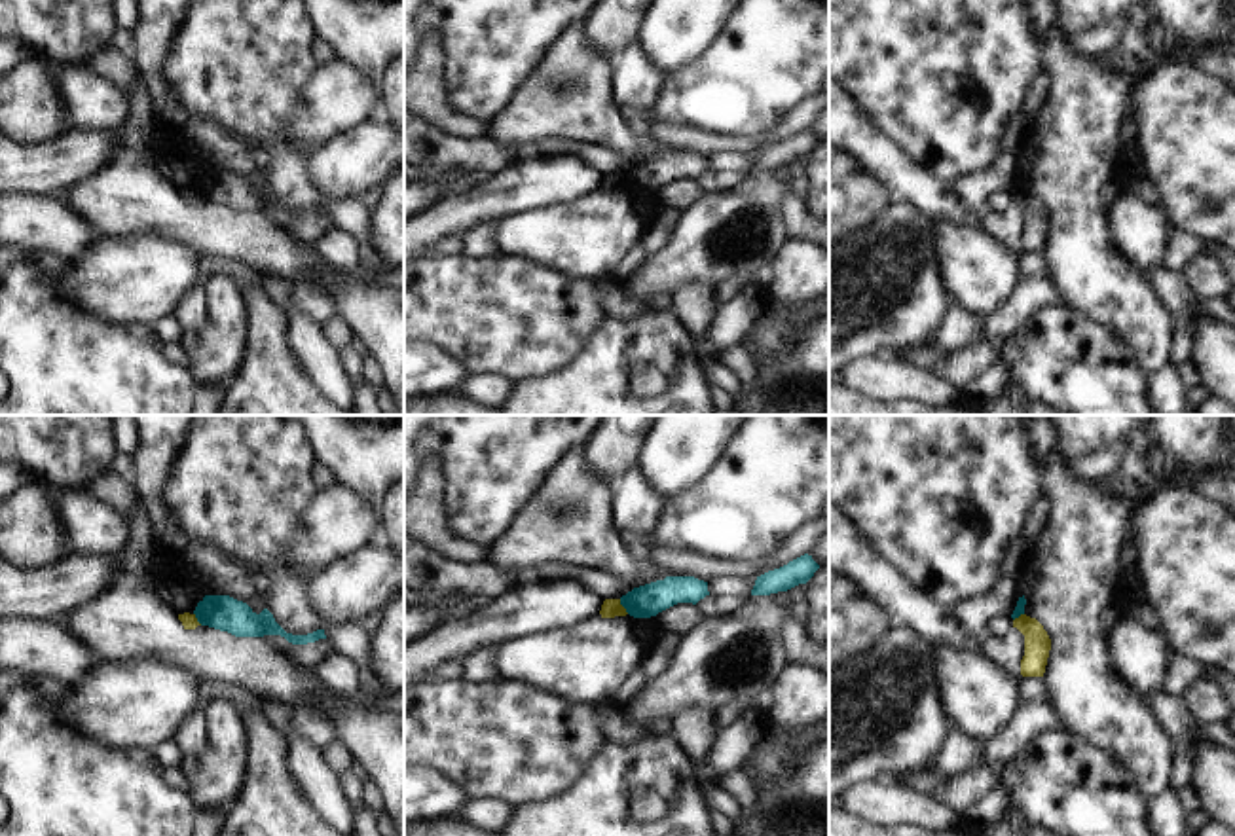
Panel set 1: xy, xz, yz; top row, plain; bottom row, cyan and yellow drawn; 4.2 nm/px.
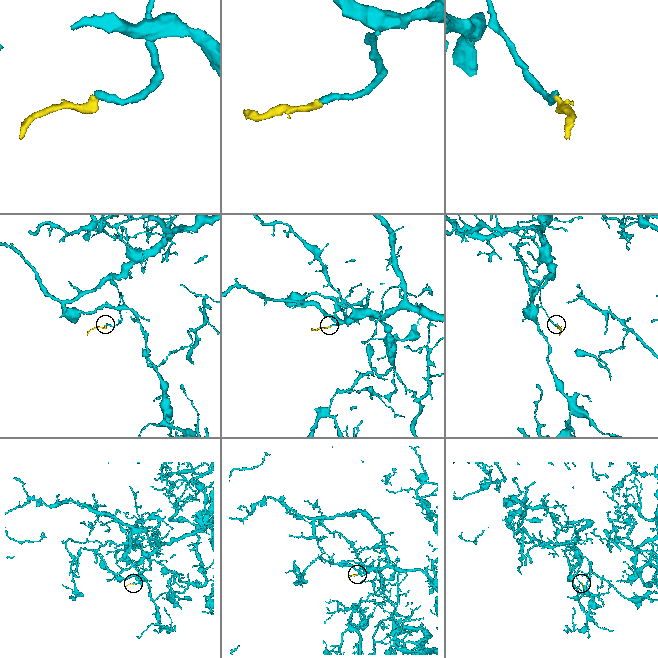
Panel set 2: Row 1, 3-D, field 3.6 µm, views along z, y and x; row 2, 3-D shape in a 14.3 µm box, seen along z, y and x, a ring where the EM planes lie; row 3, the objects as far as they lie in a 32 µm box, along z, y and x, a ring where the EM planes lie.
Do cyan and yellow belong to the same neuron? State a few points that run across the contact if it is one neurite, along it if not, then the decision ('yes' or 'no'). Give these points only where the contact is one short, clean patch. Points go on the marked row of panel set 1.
line xz (619, 599), (628, 613); no

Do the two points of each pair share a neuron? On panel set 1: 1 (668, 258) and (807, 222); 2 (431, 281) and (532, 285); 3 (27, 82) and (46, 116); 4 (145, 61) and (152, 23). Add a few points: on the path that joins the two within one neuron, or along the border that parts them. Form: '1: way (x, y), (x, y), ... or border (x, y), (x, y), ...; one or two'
1: border (786, 192), (780, 203), (780, 226), (788, 237); two
2: way (456, 285), (507, 285); one
3: way (27, 90), (27, 97), (38, 109); one
4: way (148, 52), (152, 33); one

